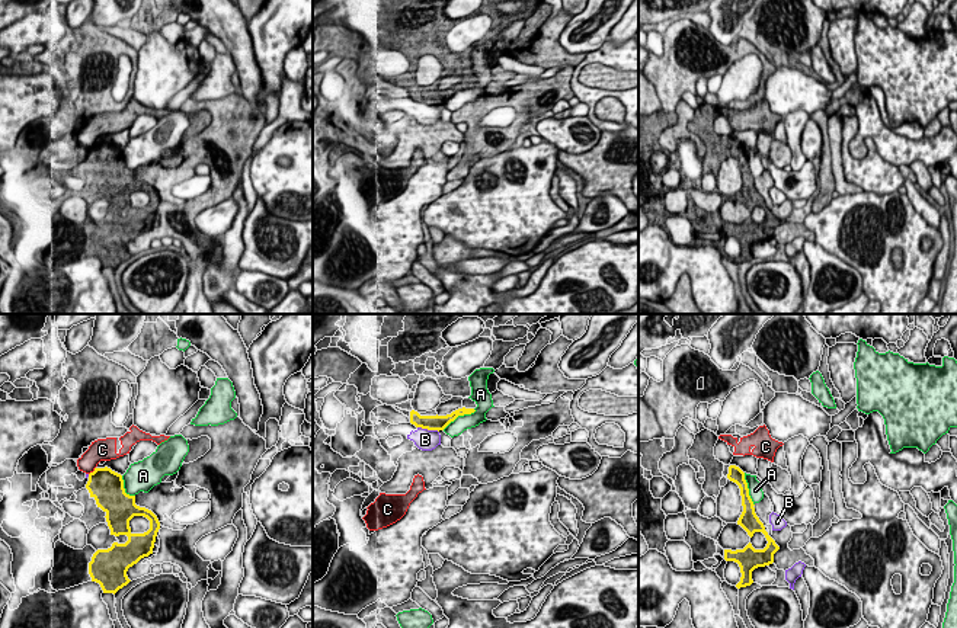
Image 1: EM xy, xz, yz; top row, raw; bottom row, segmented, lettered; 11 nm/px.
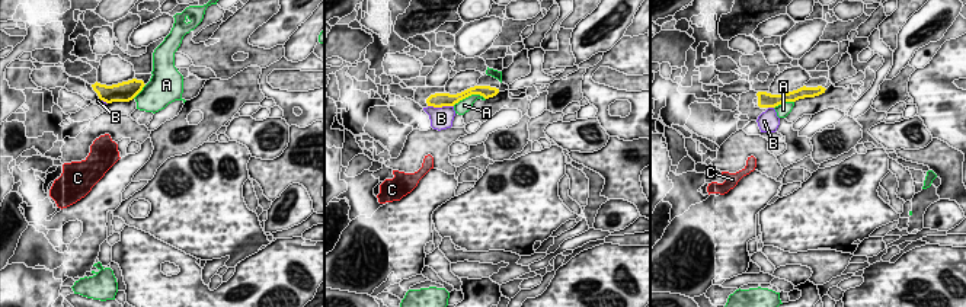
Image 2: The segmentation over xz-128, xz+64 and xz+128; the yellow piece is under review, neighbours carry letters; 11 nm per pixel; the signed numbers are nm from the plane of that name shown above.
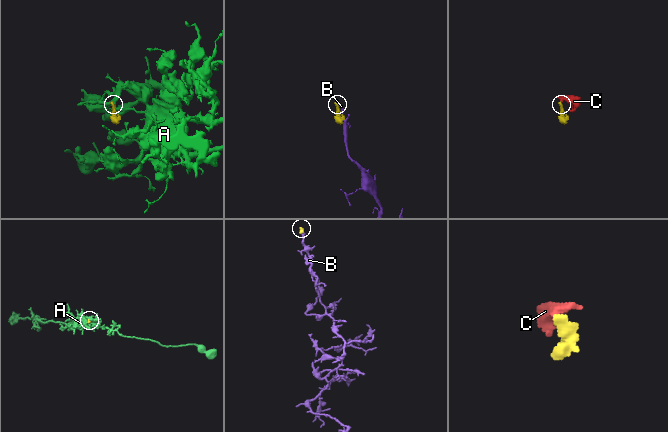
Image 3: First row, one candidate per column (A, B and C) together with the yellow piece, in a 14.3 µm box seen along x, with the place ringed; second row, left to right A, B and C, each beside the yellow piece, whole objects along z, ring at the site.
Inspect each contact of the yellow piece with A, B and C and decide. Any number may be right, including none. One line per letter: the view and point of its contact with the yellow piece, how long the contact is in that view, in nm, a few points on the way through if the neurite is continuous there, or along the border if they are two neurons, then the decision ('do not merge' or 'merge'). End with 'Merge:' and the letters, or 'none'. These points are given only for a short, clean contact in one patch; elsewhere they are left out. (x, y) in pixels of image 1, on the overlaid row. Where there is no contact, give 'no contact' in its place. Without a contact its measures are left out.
A: xz (458, 415) | 440 nm | do not merge
B: xz (428, 429) | 240 nm | do not merge
C: xy (93, 471) | 120 nm | along xy (95, 467), (89, 474) | do not merge
Merge: none

